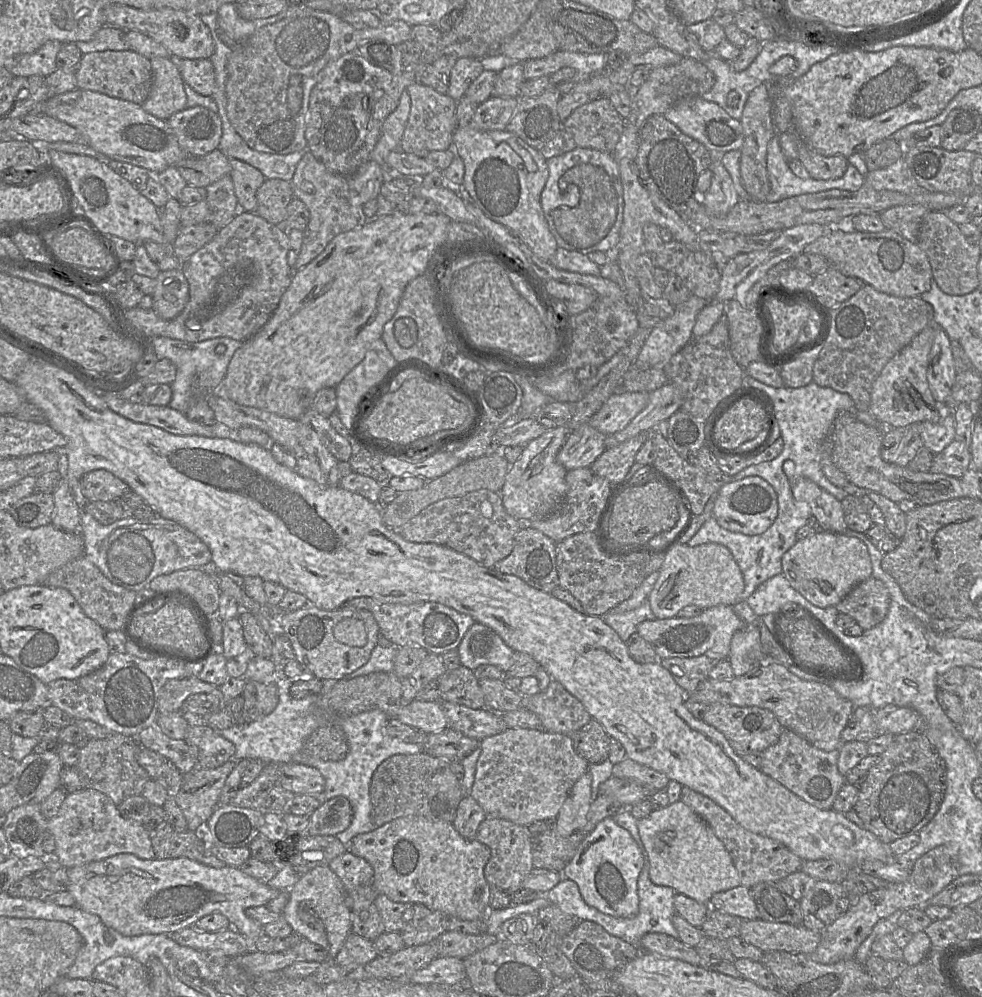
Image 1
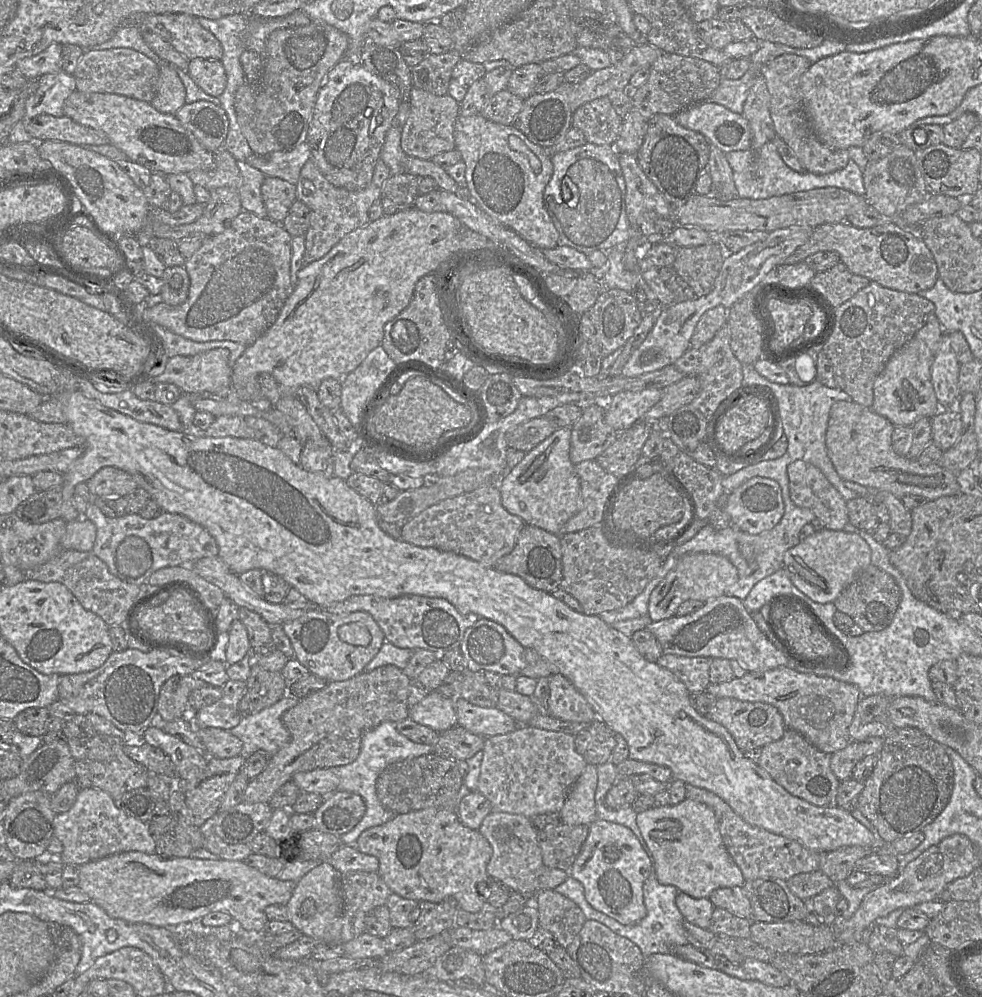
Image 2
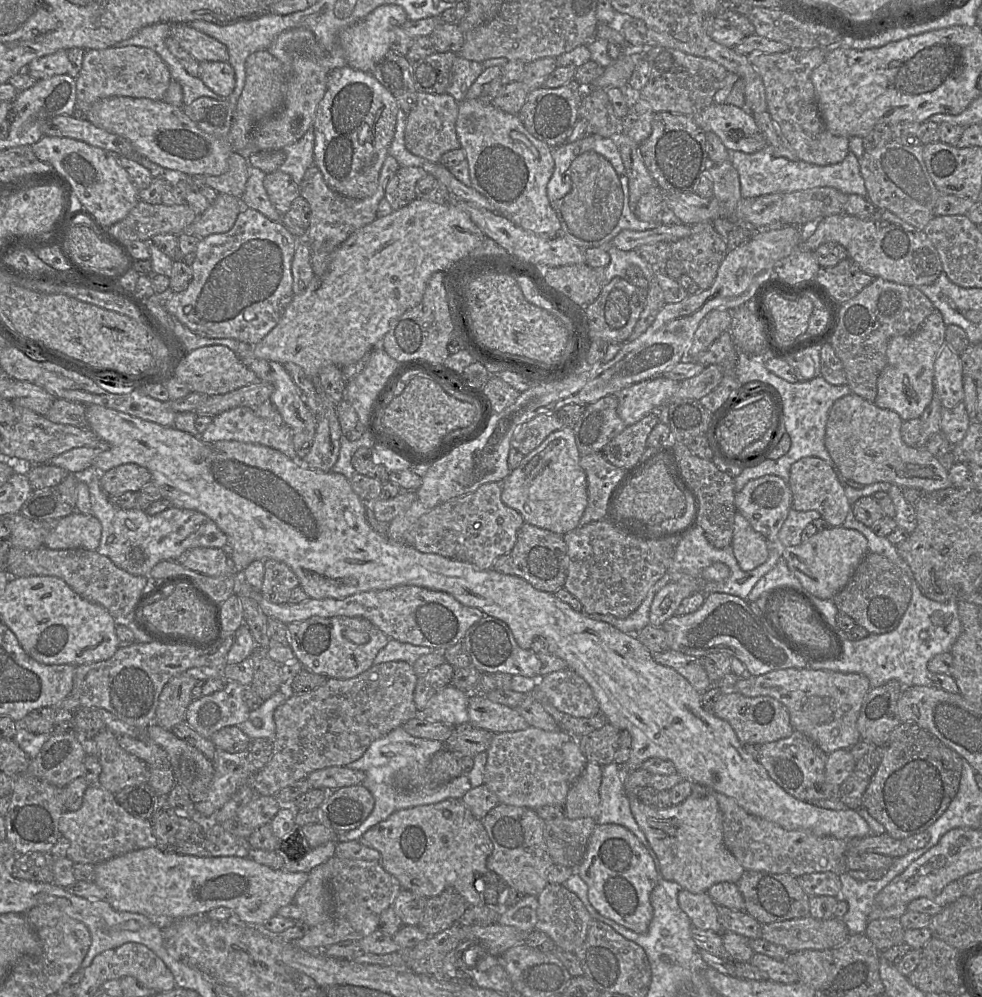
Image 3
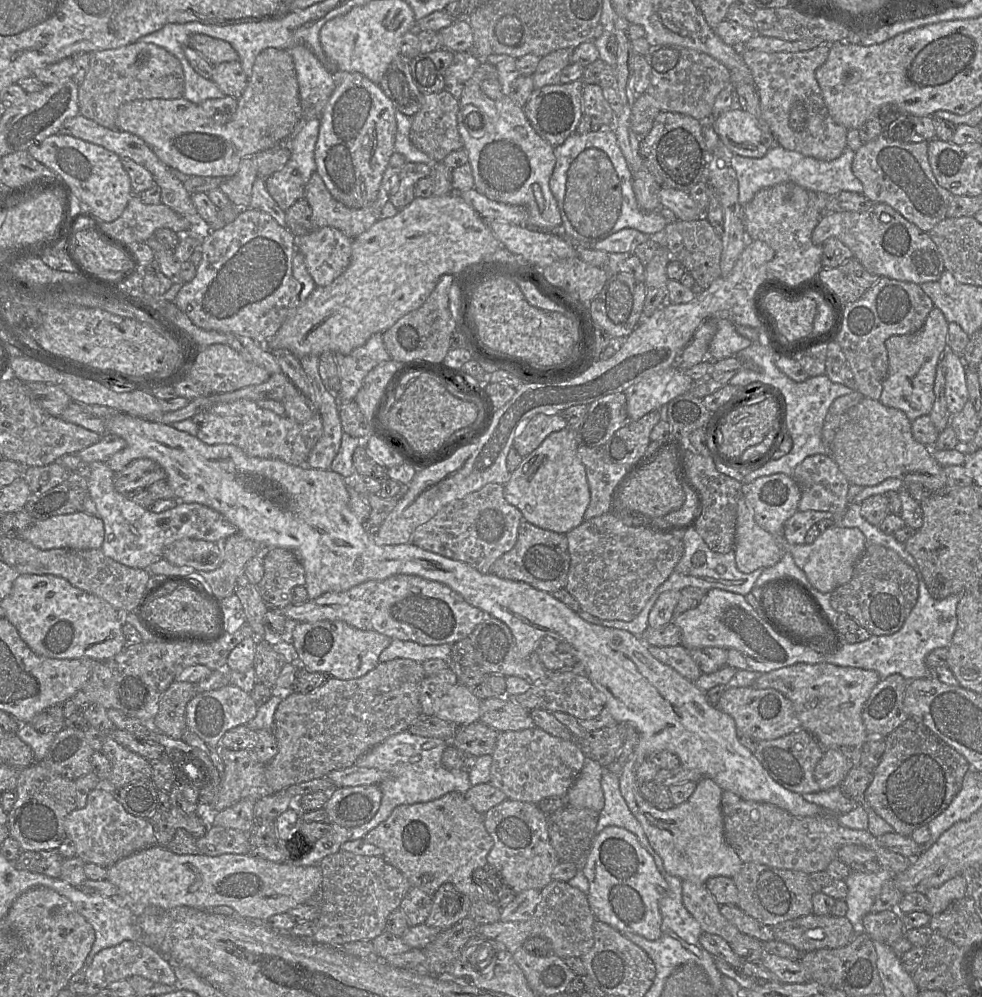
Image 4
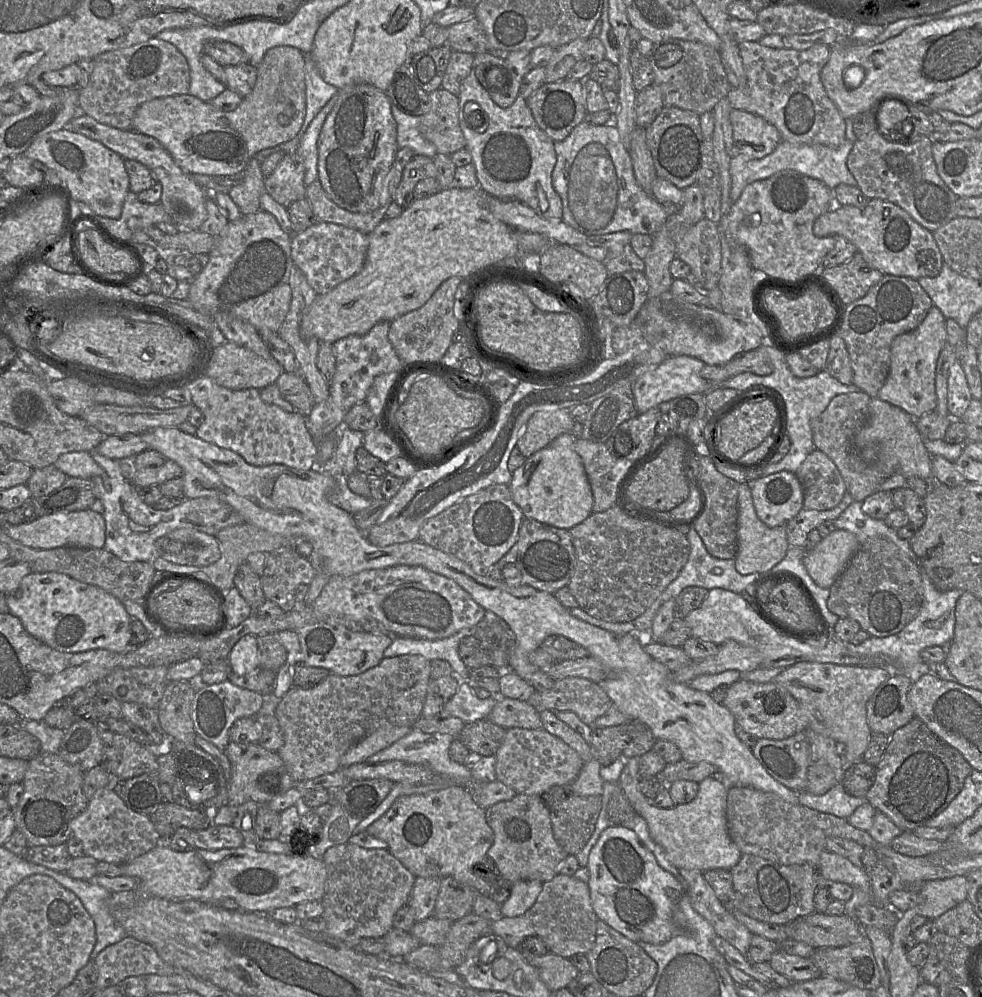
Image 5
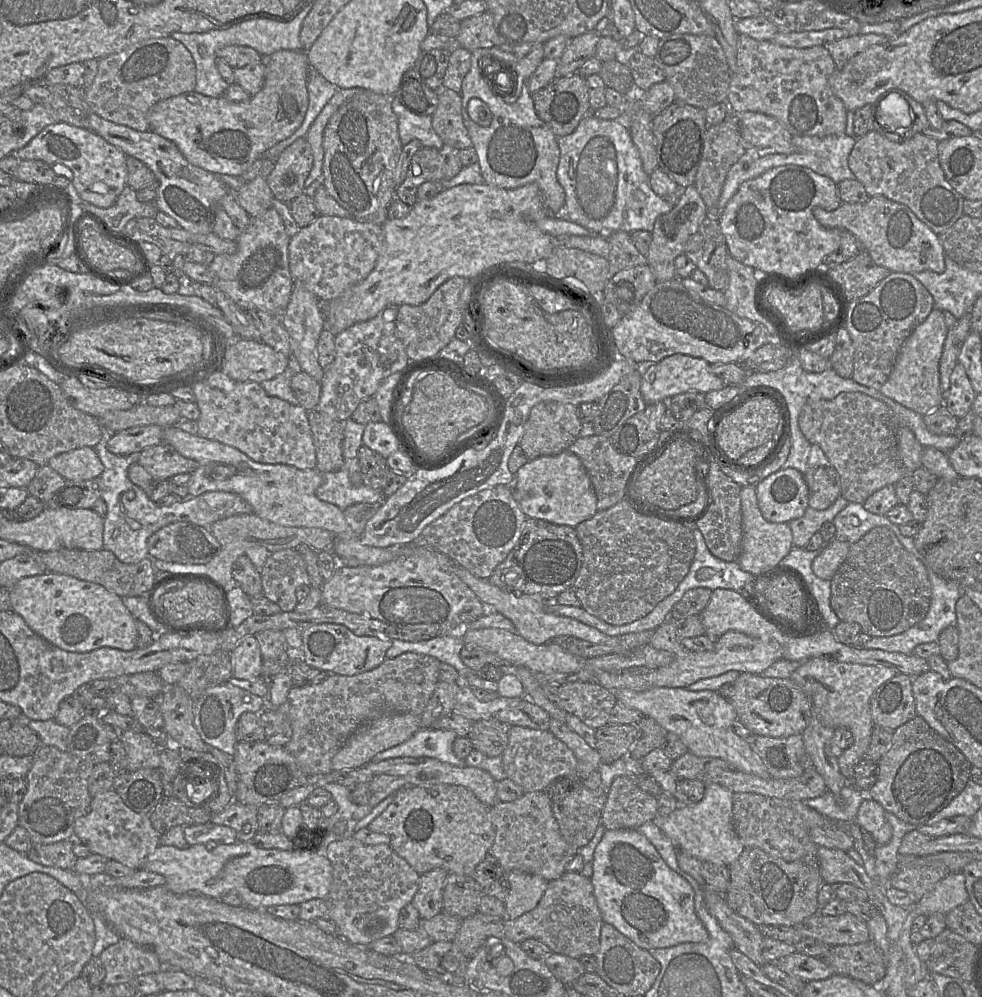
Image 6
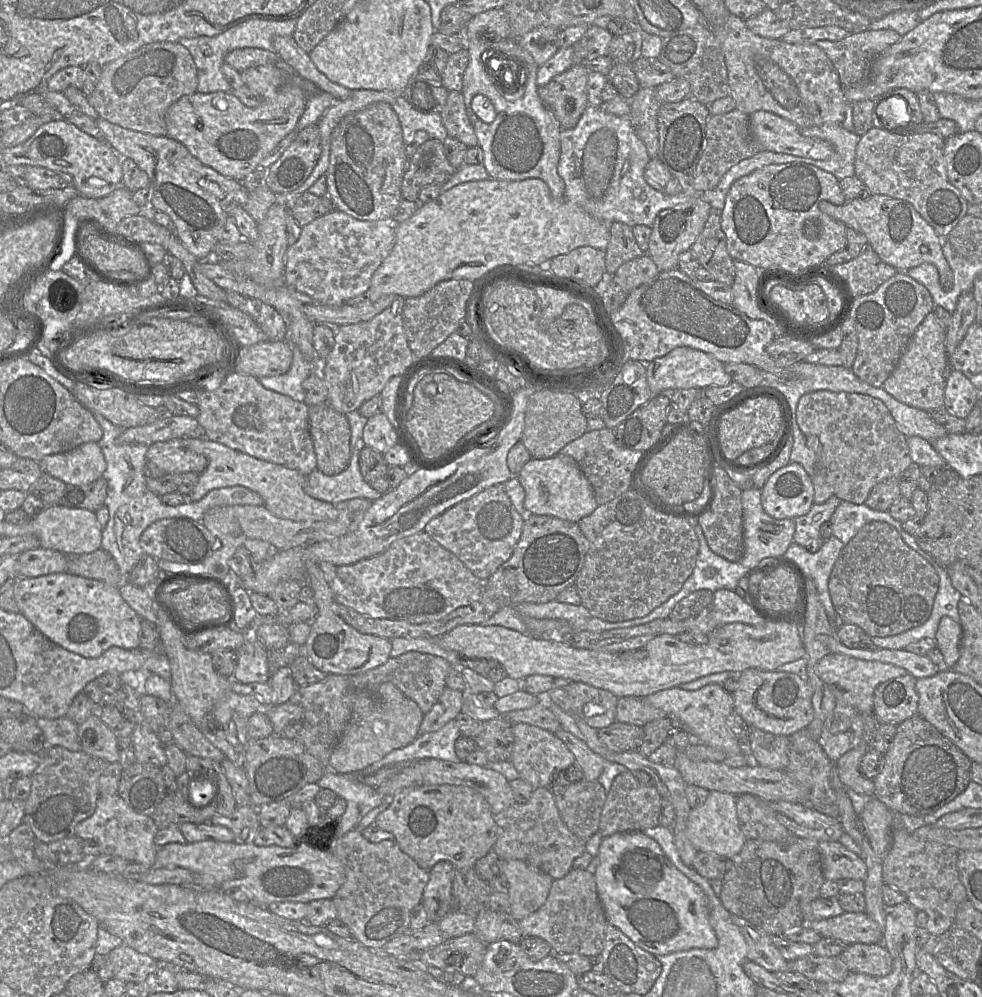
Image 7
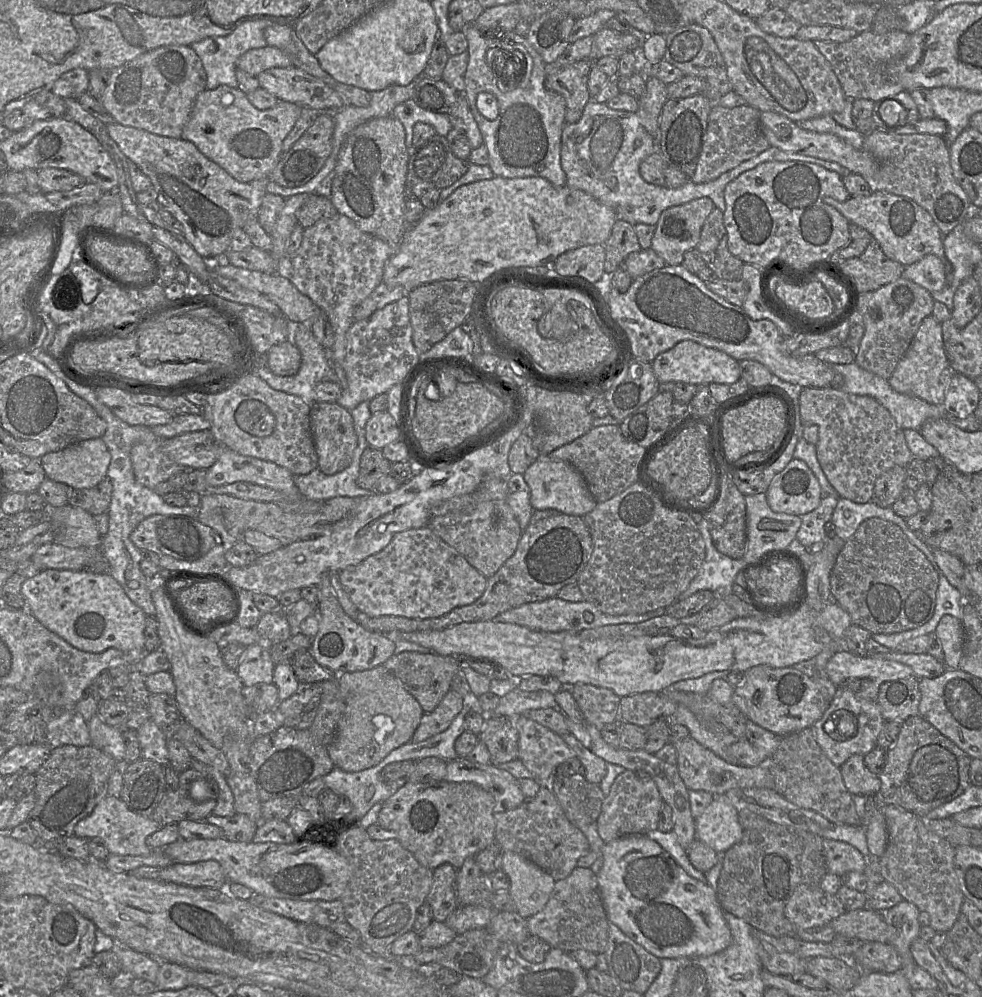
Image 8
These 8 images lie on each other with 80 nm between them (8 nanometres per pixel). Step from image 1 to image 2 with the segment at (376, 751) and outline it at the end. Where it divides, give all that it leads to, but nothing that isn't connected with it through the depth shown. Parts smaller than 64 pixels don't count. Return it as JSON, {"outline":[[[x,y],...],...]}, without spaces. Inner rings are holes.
{"outline":[[[383,722],[365,733],[361,751],[357,759],[347,765],[330,767],[340,780],[338,791],[349,791],[360,795],[366,804],[366,812],[362,820],[348,833],[340,838],[344,845],[355,845],[361,833],[369,828],[382,825],[396,814],[381,804],[376,790],[376,782],[385,768],[397,761],[434,753],[434,746],[416,743],[400,734],[393,722]]]}

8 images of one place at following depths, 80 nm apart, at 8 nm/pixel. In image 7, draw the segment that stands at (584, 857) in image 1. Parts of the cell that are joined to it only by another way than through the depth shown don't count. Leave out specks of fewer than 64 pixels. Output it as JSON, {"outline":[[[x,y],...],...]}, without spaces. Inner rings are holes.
{"outline":[[[643,832],[615,833],[602,839],[598,857],[599,865],[594,876],[606,919],[637,946],[655,956],[718,946],[718,939],[709,921],[706,895],[674,866],[654,839]]]}

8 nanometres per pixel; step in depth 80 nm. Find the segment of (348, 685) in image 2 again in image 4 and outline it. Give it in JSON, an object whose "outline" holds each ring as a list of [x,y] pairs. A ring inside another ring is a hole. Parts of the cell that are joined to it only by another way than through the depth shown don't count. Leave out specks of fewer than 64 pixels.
{"outline":[[[395,658],[378,665],[366,675],[340,680],[329,677],[318,689],[309,693],[286,692],[274,715],[273,733],[278,753],[265,769],[265,779],[273,793],[310,780],[327,777],[334,770],[349,768],[371,748],[385,739],[404,732],[422,715],[420,692],[426,674],[422,663]]]}

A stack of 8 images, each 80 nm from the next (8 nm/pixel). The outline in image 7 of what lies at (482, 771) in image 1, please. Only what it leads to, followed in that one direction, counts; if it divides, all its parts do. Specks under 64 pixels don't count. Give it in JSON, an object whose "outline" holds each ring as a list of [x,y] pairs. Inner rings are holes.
{"outline":[[[526,723],[513,724],[514,744],[510,762],[516,768],[519,778],[534,789],[550,788],[557,772],[575,763],[575,756],[555,733]]]}

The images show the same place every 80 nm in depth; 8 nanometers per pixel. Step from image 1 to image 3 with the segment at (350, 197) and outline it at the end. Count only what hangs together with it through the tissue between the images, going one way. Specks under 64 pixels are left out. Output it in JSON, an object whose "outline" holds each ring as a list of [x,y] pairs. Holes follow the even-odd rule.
{"outline":[[[388,155],[380,170],[375,193],[364,199],[353,199],[332,190],[325,182],[322,173],[315,164],[309,167],[299,186],[300,196],[309,203],[311,209],[310,227],[304,239],[311,252],[325,251],[331,253],[352,233],[373,222],[377,218],[378,204],[385,198],[386,186],[399,168],[400,165],[397,160]]]}

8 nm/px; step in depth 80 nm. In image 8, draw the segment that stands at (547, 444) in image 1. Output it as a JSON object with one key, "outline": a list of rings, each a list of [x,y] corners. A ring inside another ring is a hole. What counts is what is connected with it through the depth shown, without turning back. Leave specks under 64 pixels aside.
{"outline":[[[540,455],[524,472],[523,477],[530,488],[530,503],[534,510],[553,509],[583,517],[597,505],[583,475],[569,462]]]}

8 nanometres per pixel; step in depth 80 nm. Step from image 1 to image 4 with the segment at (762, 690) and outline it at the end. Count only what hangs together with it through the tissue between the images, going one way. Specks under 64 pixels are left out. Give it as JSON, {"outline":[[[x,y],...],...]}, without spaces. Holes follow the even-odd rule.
{"outline":[[[797,663],[760,675],[752,687],[772,688],[781,692],[792,702],[801,728],[810,732],[824,749],[840,749],[840,747],[863,746],[867,741],[868,733],[863,723],[862,711],[871,691],[880,680],[879,674],[874,670],[841,667],[829,663]]]}

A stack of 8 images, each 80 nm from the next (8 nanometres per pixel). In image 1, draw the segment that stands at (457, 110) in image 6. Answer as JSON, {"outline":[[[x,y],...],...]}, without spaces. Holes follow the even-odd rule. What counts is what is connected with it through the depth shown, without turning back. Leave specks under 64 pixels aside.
{"outline":[[[417,82],[409,85],[406,91],[411,99],[411,107],[401,139],[401,150],[424,158],[432,151],[453,149],[457,101]]]}

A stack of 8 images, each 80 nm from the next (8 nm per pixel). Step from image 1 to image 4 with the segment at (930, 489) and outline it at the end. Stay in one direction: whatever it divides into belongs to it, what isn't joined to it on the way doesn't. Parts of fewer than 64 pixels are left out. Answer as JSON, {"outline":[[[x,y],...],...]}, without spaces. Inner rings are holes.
{"outline":[[[864,397],[842,417],[831,444],[831,456],[850,485],[875,486],[888,478],[898,478],[905,484],[920,483],[932,491],[946,486],[943,467],[932,456],[932,449],[917,442],[912,435],[912,421],[899,409],[884,406],[879,400]]]}

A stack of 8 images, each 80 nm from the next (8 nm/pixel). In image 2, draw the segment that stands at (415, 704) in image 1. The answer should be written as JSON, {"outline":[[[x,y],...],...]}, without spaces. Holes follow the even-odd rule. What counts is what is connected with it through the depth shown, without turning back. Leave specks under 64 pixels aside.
{"outline":[[[433,691],[418,704],[410,707],[409,718],[442,733],[458,724],[454,700]]]}

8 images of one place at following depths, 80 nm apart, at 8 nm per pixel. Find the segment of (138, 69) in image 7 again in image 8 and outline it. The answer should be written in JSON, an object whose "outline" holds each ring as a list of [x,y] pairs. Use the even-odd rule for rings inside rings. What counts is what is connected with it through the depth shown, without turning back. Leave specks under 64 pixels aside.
{"outline":[[[190,45],[159,46],[109,71],[108,84],[98,100],[117,123],[160,136],[182,138],[197,96],[206,90],[205,69]]]}

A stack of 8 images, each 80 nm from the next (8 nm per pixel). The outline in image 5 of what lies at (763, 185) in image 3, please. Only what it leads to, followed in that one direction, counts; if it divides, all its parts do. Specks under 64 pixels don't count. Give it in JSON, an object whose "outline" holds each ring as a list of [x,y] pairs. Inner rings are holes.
{"outline":[[[847,139],[837,148],[830,148],[823,145],[792,144],[790,142],[781,141],[771,154],[762,159],[754,159],[748,155],[737,154],[733,156],[730,161],[732,181],[730,198],[733,203],[736,202],[747,185],[759,180],[765,180],[784,170],[796,171],[810,178],[819,180],[831,190],[834,190],[839,184],[858,186],[856,179],[847,167],[847,158],[853,145],[854,143]]]}

